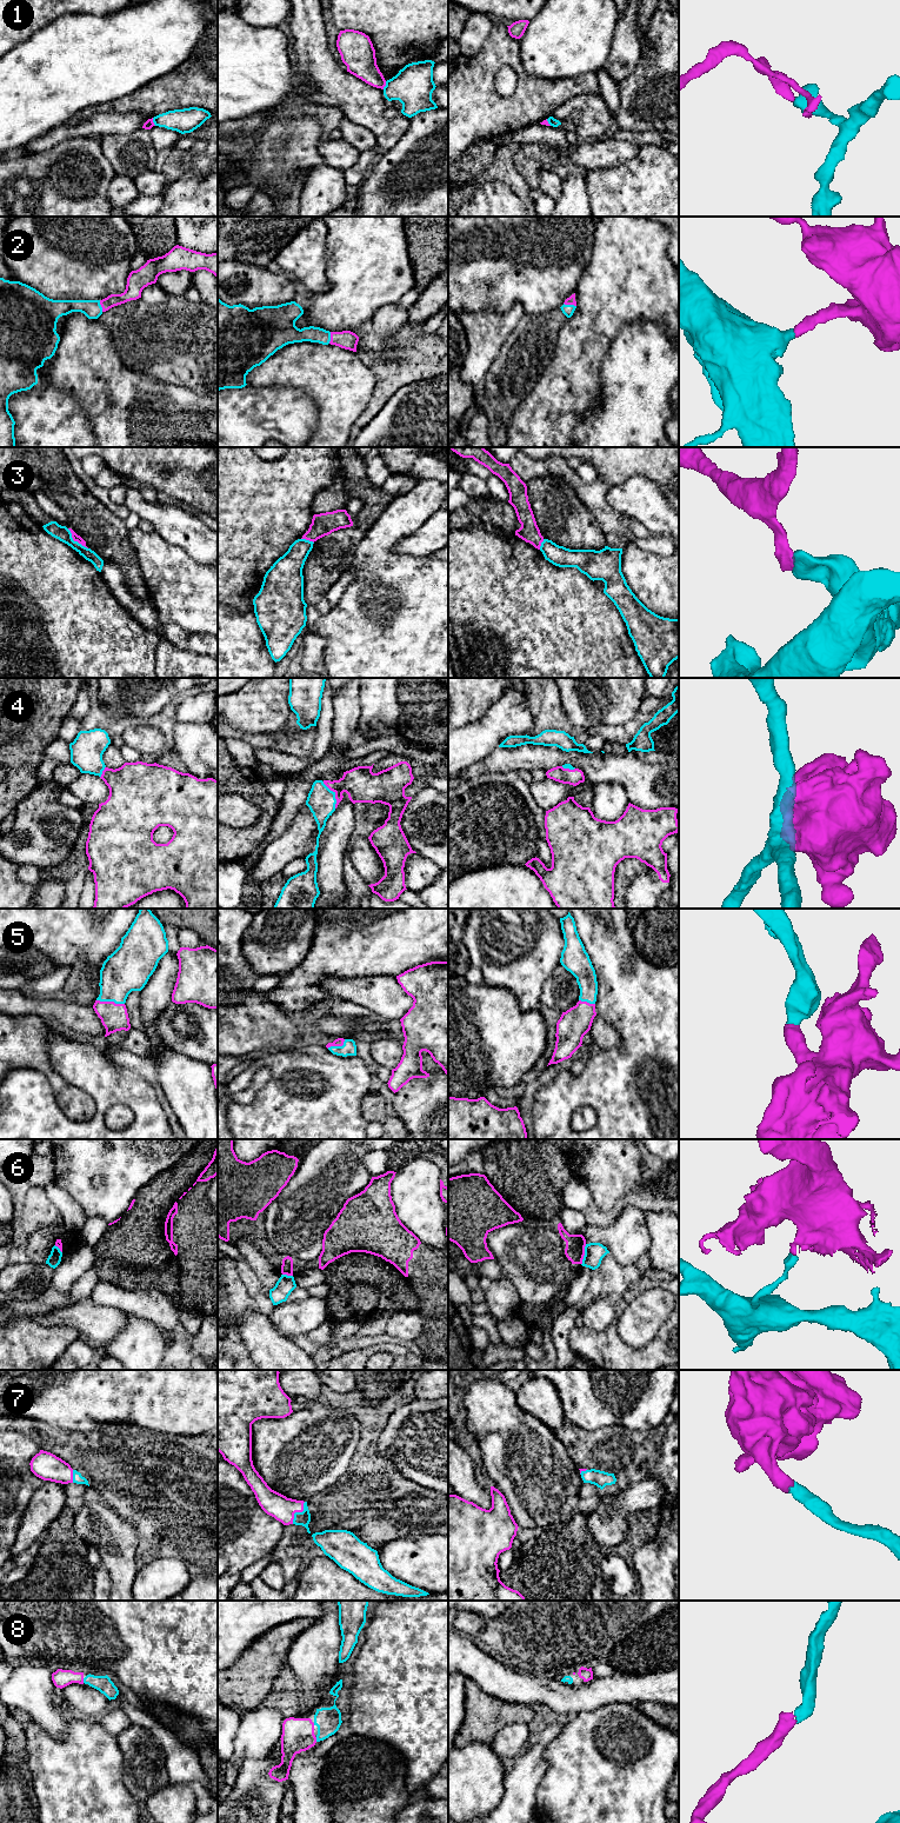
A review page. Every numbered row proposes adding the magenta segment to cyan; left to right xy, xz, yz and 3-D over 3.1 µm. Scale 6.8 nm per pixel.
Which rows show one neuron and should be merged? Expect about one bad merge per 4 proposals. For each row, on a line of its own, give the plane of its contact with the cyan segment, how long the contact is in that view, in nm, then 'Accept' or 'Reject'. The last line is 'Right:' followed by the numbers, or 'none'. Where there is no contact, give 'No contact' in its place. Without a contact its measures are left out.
1: Touches cyan in xy. Shared border 60 nm. Reject
2: Touches cyan in yz. Shared border 90 nm. Accept
3: Touches cyan in xy. Shared border 200 nm. Reject
4: Touches cyan in xz. Shared border 200 nm. Accept
5: Touches cyan in xy. Shared border 190 nm. Accept
6: Touches cyan in yz. Shared border 150 nm. Reject
7: Touches cyan in xz. Shared border 180 nm. Accept
8: Touches cyan in xy. Shared border 30 nm. Accept
Right: 2, 4, 5, 7, 8

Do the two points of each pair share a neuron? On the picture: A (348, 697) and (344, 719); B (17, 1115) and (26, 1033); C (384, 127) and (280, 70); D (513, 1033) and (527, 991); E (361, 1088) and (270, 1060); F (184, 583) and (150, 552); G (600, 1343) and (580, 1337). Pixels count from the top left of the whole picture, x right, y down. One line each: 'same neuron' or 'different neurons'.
A: same neuron
B: different neurons
C: different neurons
D: different neurons
E: same neuron
F: same neuron
G: same neuron

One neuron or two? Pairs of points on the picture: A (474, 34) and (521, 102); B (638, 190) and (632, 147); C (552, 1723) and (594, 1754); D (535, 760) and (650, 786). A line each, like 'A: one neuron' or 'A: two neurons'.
A: two neurons
B: two neurons
C: two neurons
D: one neuron

